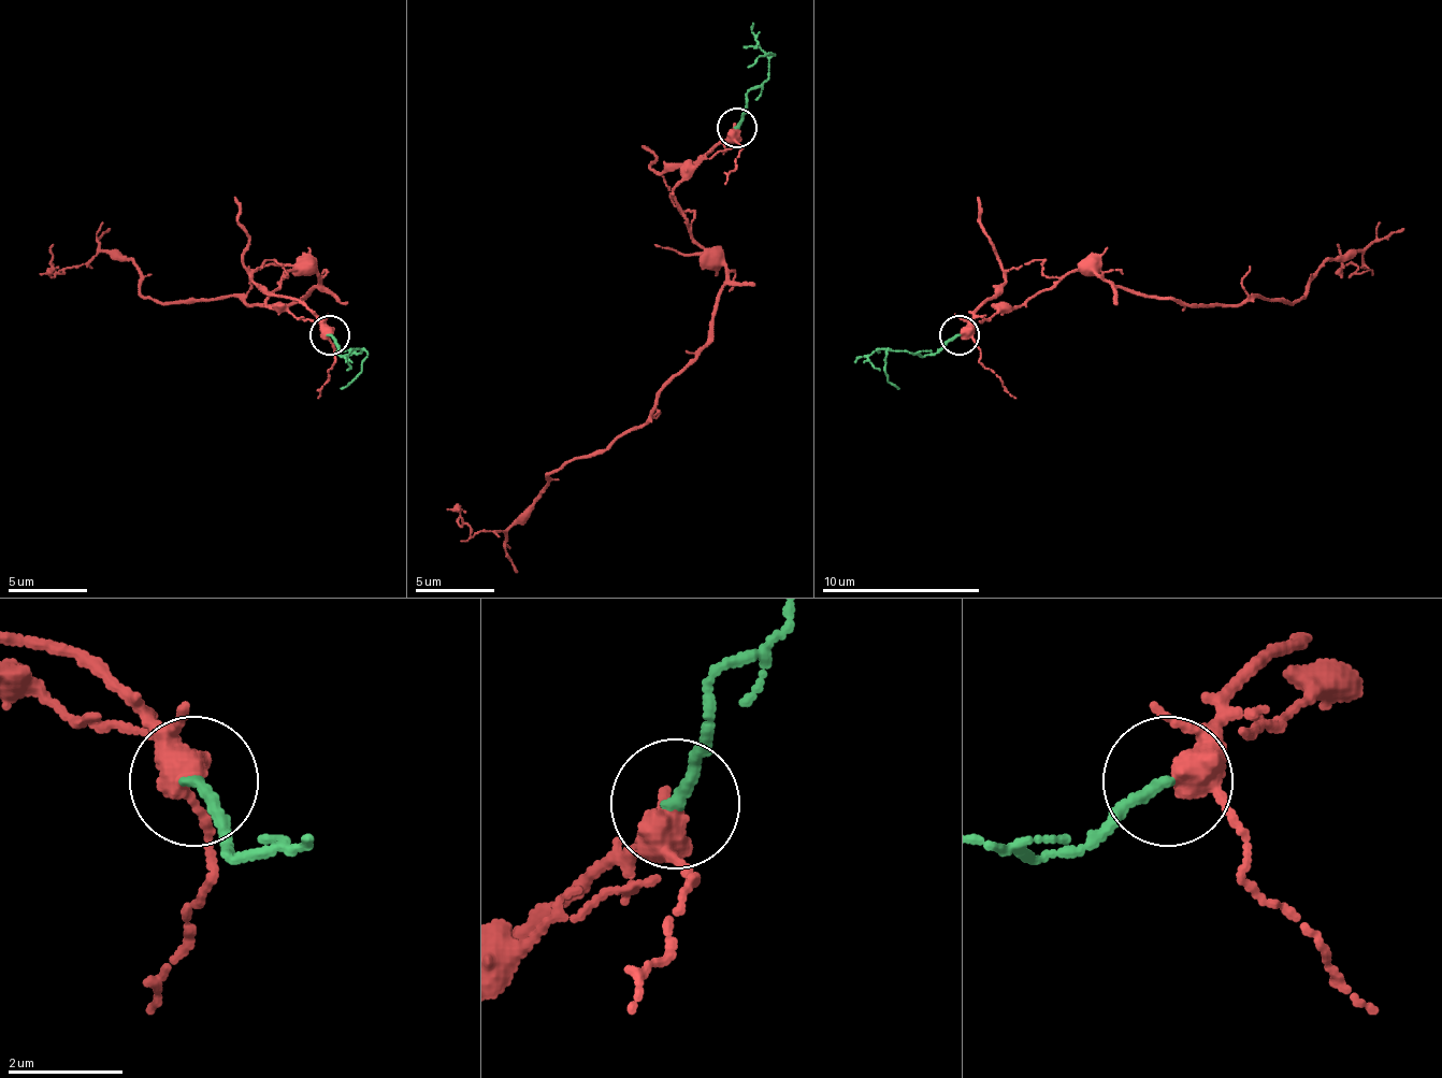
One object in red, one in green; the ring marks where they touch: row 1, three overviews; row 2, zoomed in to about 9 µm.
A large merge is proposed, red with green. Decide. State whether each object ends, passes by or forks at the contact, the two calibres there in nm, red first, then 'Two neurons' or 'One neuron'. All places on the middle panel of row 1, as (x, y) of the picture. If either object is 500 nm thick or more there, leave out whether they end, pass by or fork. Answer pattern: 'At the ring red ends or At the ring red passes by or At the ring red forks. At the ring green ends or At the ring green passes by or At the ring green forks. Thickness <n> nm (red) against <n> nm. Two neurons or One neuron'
At the ring red passes by. At the ring green ends. Thickness 420 nm (red) against 200 nm. One neuron

